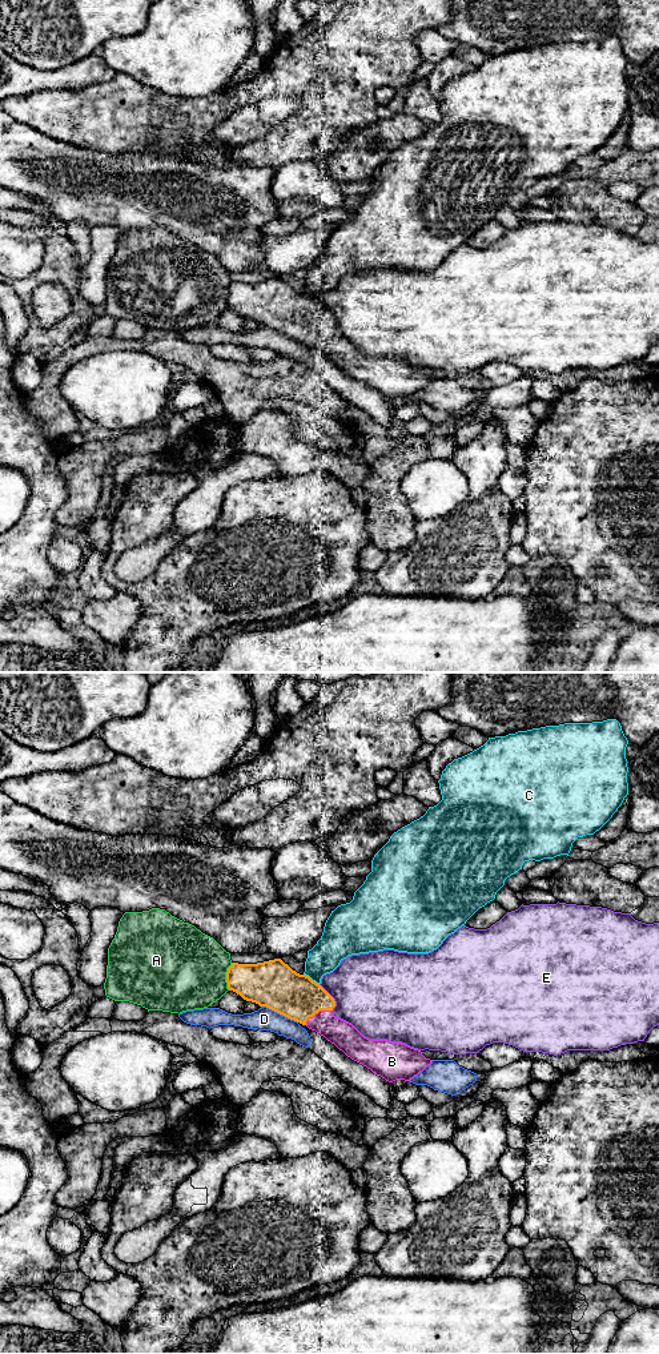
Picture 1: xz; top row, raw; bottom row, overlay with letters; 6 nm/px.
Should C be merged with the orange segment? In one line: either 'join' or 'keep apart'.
keep apart

